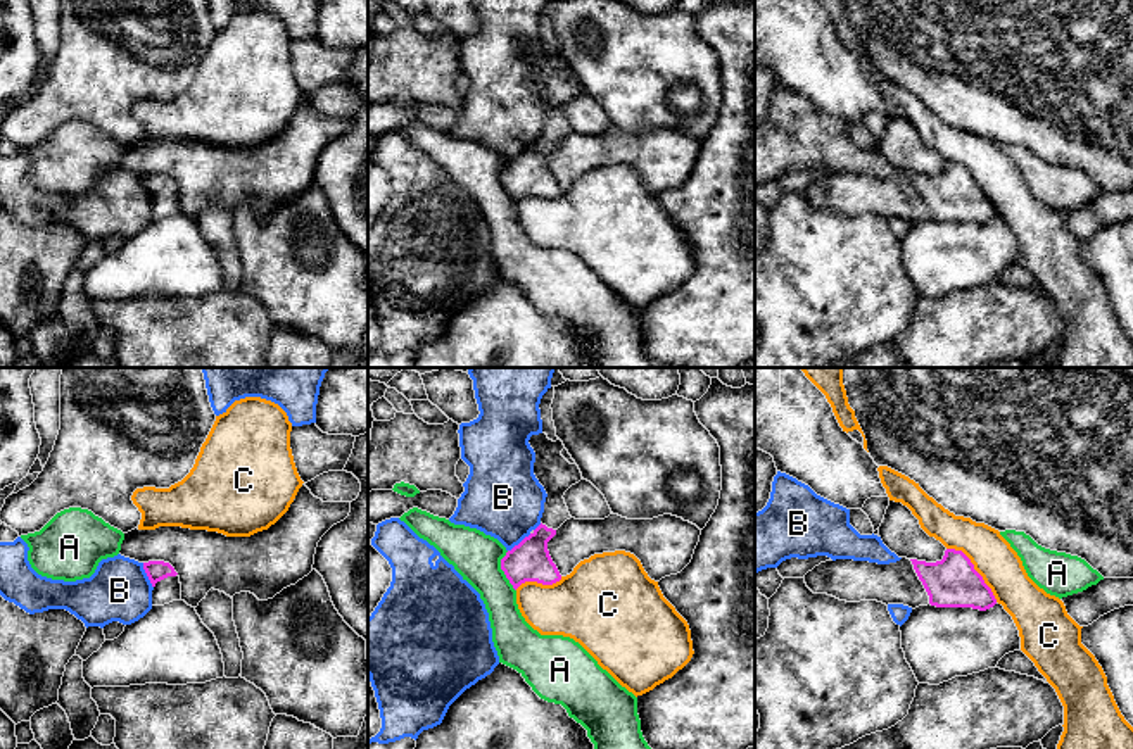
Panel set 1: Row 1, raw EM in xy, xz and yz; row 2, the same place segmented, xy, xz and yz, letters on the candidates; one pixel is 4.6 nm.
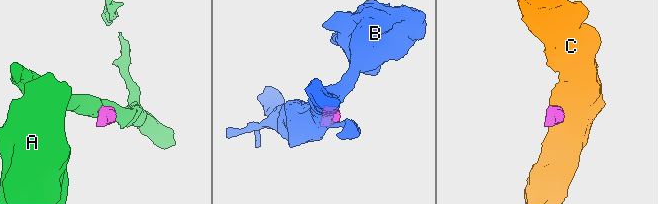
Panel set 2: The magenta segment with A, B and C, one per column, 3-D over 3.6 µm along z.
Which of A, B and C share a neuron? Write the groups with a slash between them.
A / B / C

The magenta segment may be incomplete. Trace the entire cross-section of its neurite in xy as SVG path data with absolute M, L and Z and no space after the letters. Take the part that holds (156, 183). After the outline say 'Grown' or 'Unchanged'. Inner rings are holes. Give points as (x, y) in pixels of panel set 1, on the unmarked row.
M149 174L143 183L154 200L152 219L164 219L181 212L180 190L169 176Z. Grown

